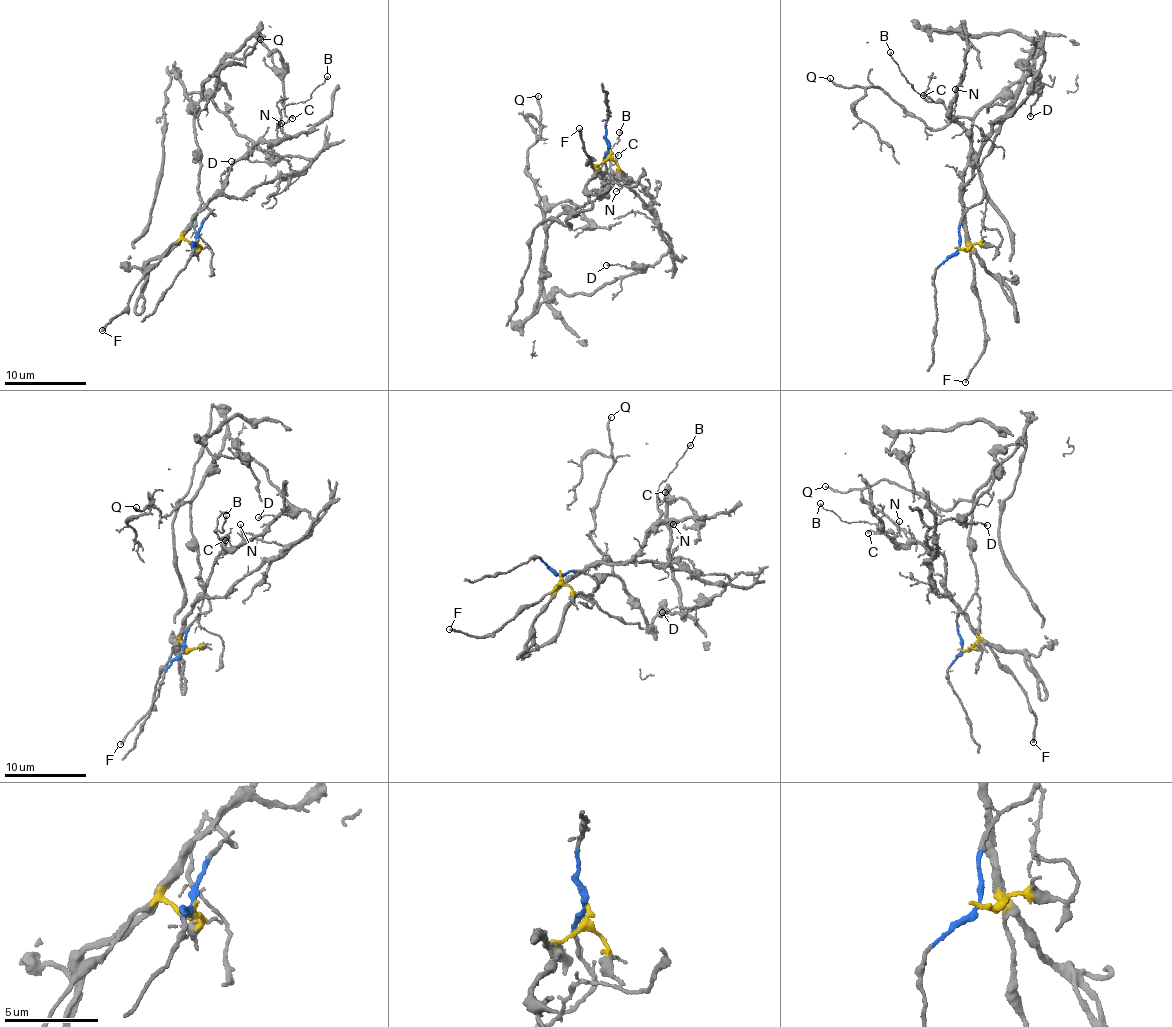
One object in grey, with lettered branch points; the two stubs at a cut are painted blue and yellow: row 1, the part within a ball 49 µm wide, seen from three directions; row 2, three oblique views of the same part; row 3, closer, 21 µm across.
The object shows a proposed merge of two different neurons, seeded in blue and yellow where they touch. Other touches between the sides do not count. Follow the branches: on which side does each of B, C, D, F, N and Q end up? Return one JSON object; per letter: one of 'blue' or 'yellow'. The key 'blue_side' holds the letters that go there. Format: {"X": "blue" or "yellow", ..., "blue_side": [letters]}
{"B": "yellow", "C": "yellow", "D": "blue", "F": "yellow", "N": "yellow", "Q": "blue", "blue_side": ["D", "Q"]}

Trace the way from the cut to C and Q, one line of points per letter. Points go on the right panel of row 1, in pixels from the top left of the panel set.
C: (957, 248), (965, 249), (967, 245), (962, 183), (971, 146), (949, 111), (923, 95)
Q: (957, 248), (964, 213), (984, 186), (972, 122), (925, 127), (881, 89), (829, 78)

